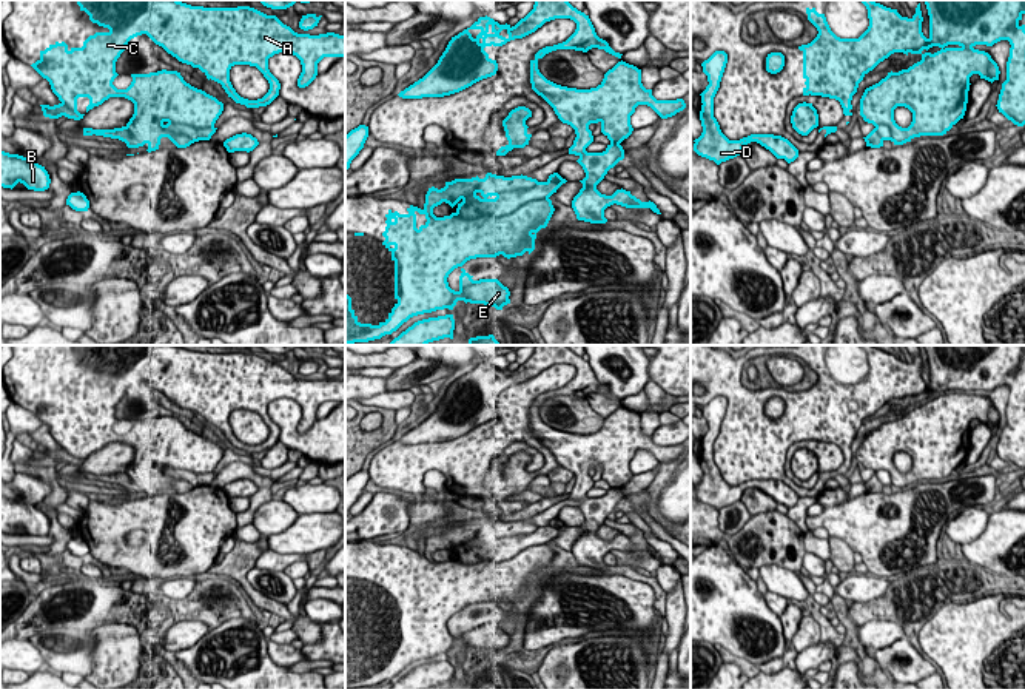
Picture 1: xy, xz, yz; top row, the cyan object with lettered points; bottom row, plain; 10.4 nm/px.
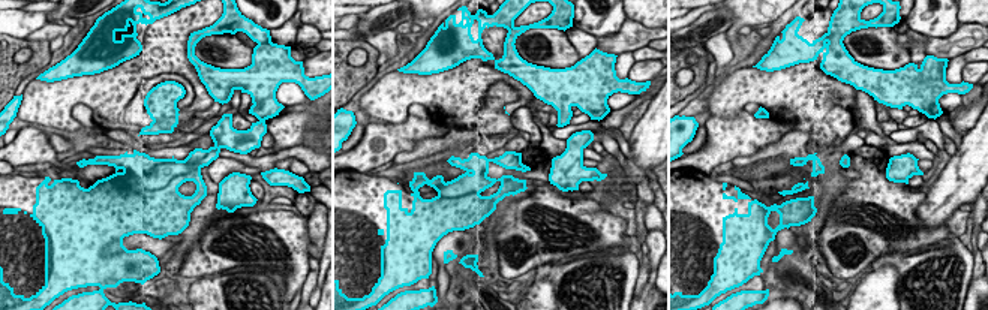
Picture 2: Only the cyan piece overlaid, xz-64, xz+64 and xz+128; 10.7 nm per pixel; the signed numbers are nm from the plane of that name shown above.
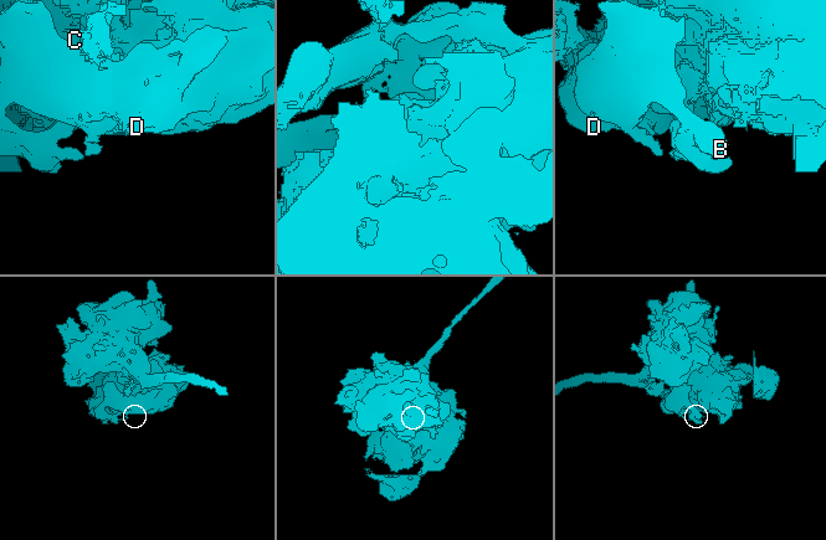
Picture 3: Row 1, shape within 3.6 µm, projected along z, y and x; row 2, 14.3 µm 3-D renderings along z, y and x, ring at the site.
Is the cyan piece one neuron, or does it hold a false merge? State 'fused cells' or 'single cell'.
fused cells

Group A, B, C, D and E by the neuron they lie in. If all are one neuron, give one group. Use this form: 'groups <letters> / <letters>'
groups A C E / B D

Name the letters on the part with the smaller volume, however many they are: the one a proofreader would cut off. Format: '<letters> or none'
B, D

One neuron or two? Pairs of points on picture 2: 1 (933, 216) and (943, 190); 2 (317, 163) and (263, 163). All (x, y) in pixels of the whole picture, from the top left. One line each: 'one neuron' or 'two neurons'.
1: one neuron
2: one neuron

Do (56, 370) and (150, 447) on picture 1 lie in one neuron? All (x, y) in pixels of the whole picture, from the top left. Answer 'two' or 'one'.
one

